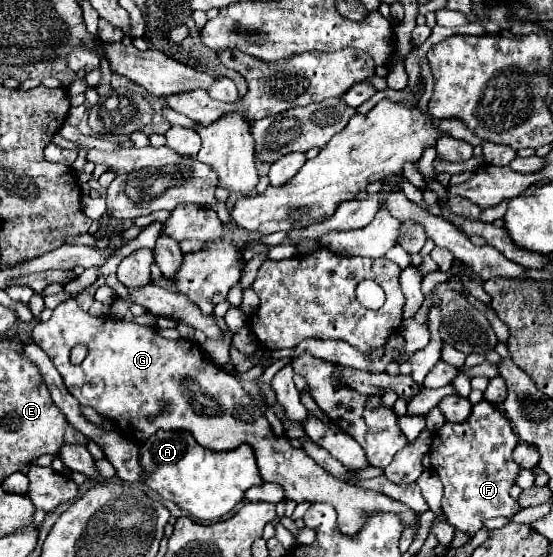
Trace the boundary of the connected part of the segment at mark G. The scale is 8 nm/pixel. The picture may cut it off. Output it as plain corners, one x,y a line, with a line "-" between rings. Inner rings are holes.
74,298
62,302
48,322
36,322
32,336
62,374
70,394
82,406
92,406
98,414
112,418
134,440
144,442
158,430
182,428
190,430
198,444
216,452
246,442
254,448
260,474
266,482
280,484
288,500
332,504
338,512
338,530
344,536
354,536
364,526
362,522
366,522
368,514
380,510
398,514
404,526
416,524
416,512
402,502
334,478
302,448
292,448
284,436
276,438
268,420
242,390
240,382
204,358
200,346
194,342
166,340
154,328
126,320
94,318
82,312
-
76,344
88,346
88,356
82,364
70,362
70,350
-
148,416
156,416
156,420
148,422

